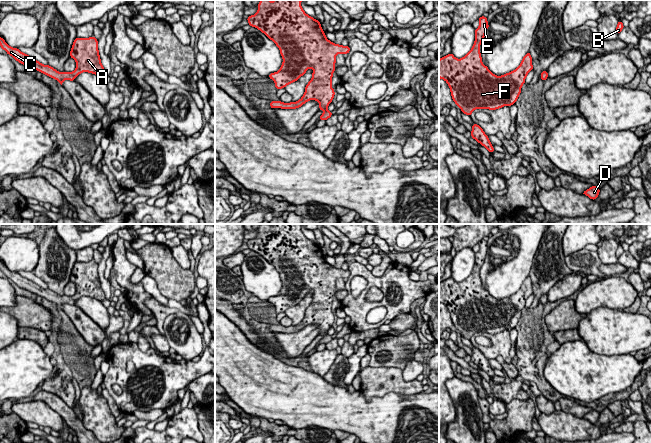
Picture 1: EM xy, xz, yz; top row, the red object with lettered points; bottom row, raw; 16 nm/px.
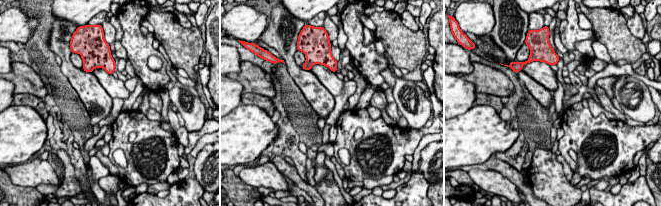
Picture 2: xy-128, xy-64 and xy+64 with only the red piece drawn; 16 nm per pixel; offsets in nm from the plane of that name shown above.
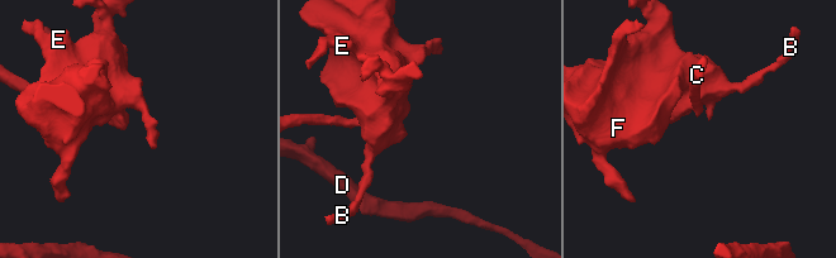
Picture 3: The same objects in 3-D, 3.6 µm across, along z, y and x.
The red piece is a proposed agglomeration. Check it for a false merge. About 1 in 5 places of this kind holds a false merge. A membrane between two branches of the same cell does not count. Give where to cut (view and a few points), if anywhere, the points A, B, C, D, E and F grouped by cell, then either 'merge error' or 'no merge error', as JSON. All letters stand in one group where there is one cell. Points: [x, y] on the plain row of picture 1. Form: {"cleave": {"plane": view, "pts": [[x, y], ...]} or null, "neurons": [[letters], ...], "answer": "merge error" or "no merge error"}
{"cleave": null, "neurons": [["A", "B", "C", "D", "E", "F"]], "answer": "no merge error"}

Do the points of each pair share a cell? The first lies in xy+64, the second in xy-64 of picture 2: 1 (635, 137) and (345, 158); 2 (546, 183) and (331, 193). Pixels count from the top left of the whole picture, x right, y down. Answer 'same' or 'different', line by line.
1: different
2: same

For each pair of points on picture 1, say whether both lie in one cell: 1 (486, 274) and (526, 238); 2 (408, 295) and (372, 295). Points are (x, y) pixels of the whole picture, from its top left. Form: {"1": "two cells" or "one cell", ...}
{"1": "one cell", "2": "two cells"}

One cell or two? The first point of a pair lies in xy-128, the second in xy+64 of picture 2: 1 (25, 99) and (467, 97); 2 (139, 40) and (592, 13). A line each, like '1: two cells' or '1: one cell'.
1: two cells
2: two cells

